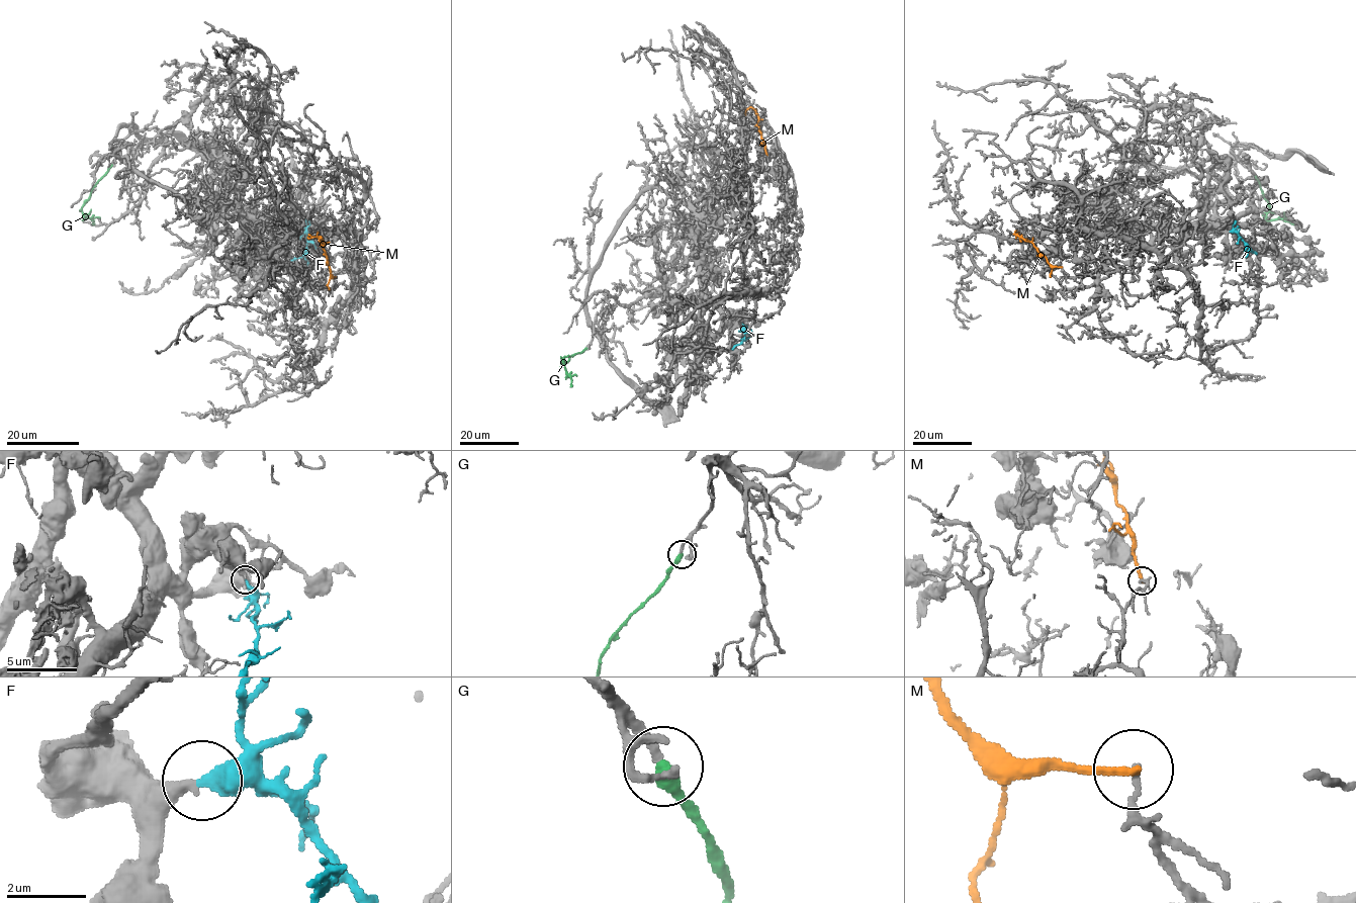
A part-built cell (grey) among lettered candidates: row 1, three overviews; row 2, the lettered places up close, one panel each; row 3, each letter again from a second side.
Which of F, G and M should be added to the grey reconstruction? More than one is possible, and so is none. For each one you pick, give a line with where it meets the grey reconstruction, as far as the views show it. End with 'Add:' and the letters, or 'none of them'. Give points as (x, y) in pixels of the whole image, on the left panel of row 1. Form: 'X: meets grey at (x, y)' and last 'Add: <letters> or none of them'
F: meets grey at (304, 233)
G: meets grey at (111, 165)
Add: F, G

